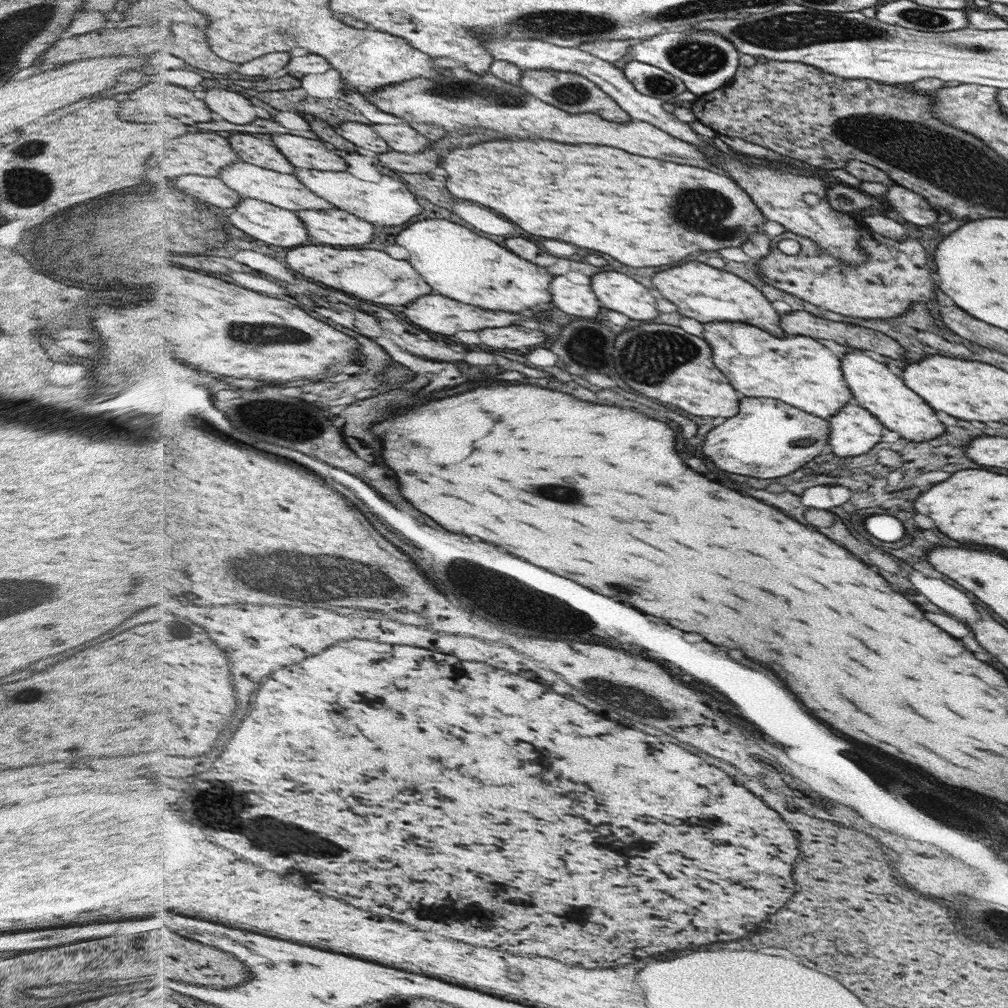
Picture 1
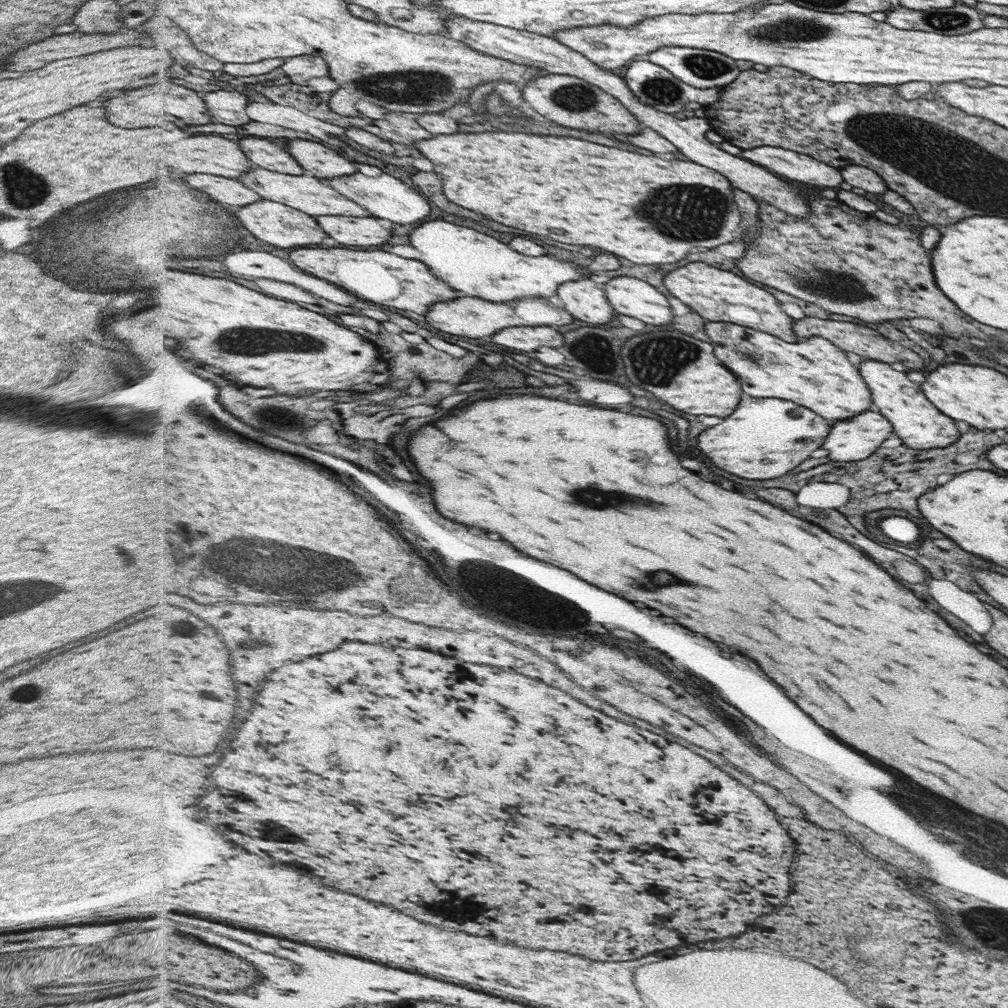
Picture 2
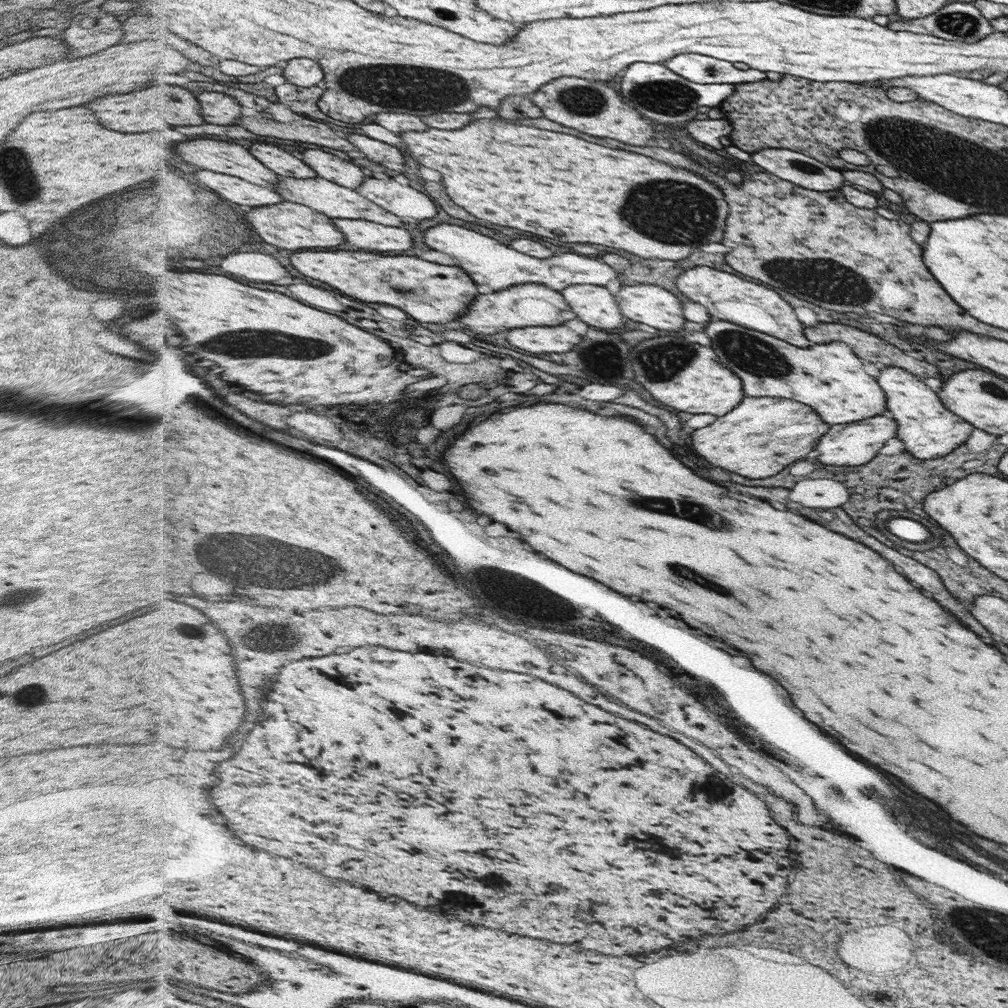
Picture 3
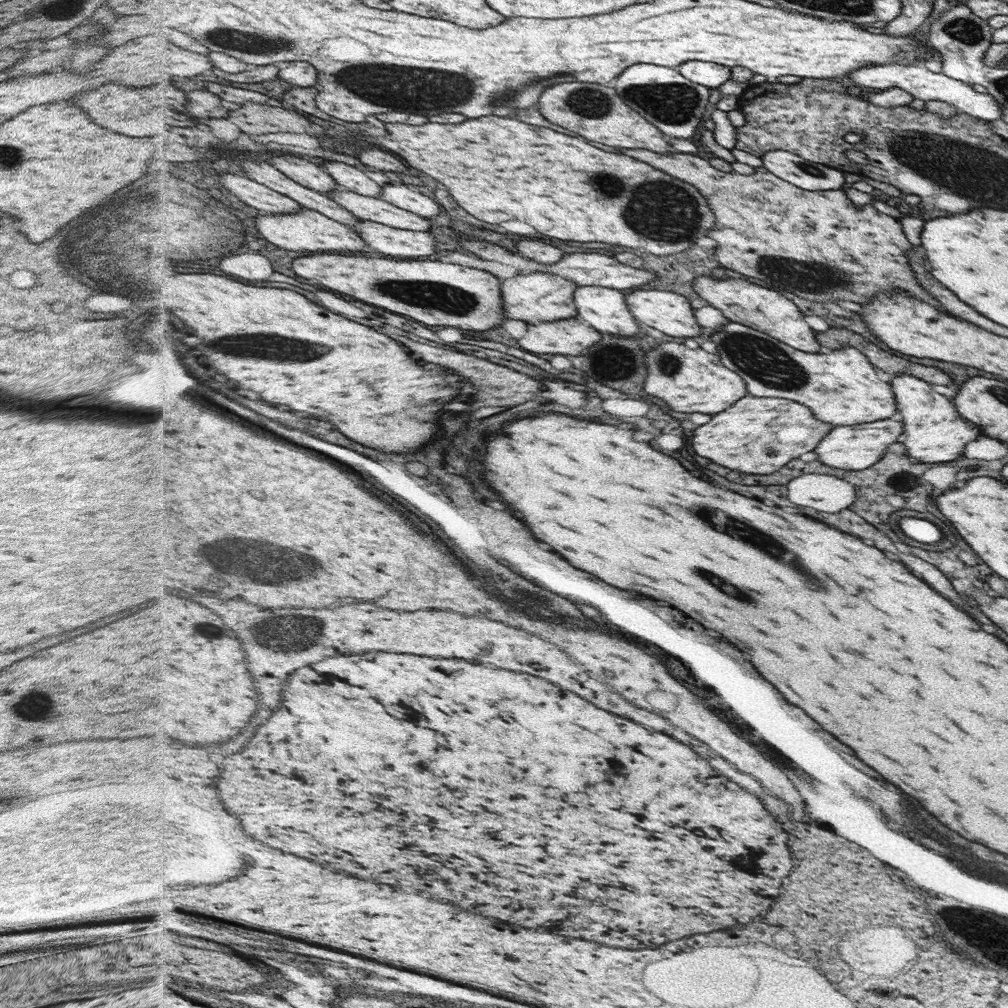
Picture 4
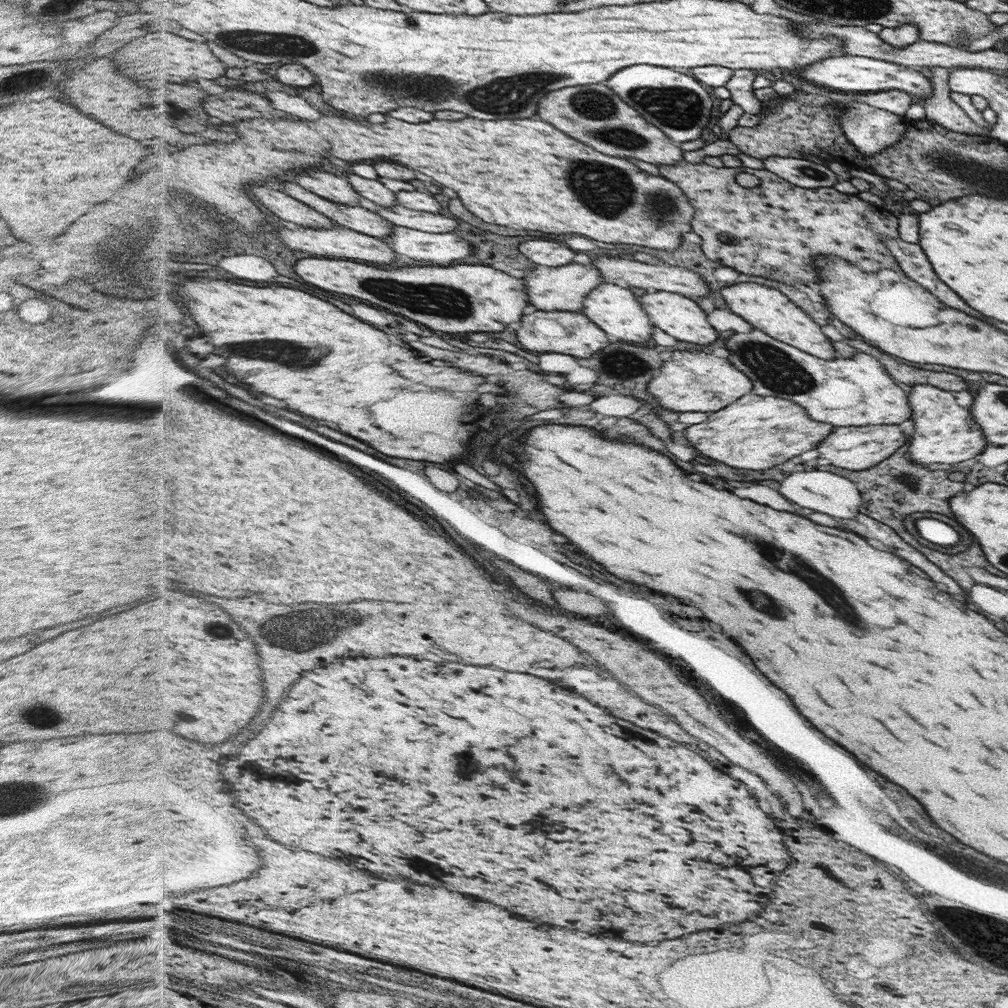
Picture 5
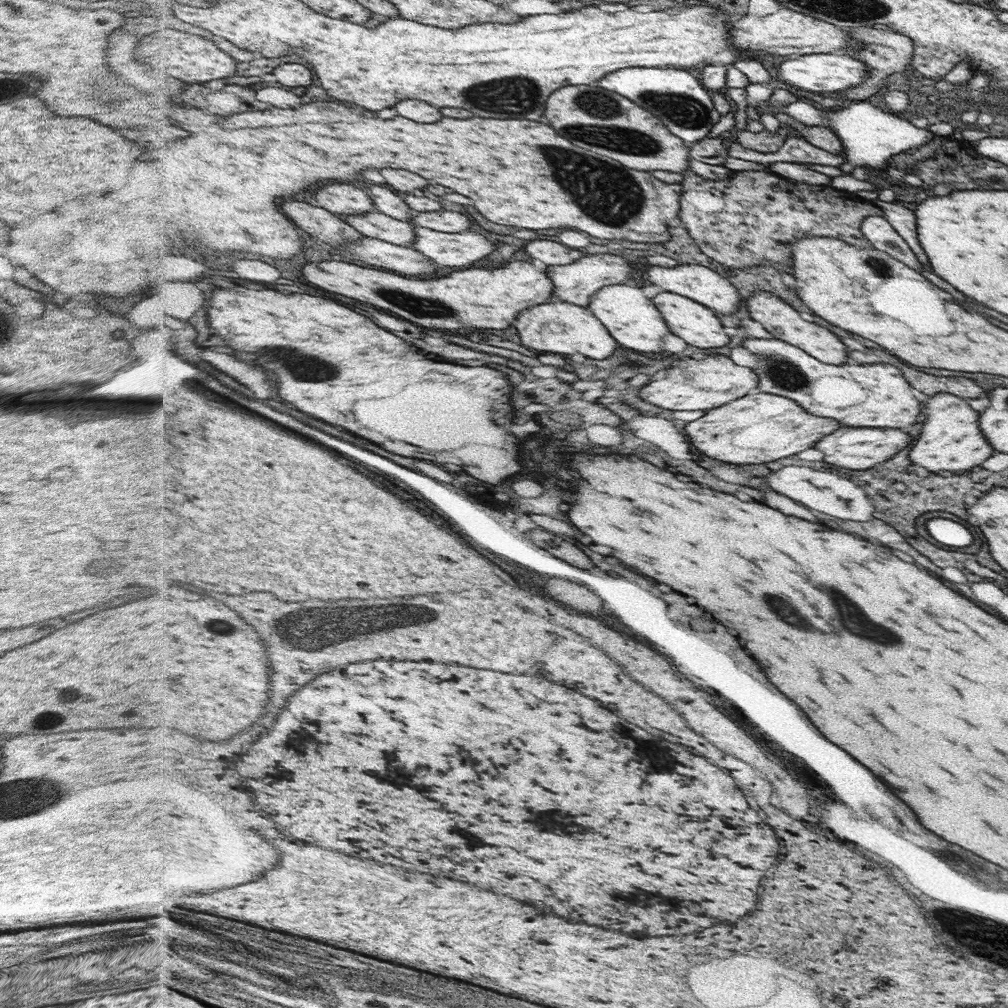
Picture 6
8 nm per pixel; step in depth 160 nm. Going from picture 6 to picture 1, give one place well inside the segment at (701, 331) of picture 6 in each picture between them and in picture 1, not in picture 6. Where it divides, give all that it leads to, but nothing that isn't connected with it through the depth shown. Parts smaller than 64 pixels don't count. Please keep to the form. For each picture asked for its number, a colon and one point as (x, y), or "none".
1: (618, 292)
2: (631, 297)
3: (652, 305)
4: (669, 312)
5: (678, 316)

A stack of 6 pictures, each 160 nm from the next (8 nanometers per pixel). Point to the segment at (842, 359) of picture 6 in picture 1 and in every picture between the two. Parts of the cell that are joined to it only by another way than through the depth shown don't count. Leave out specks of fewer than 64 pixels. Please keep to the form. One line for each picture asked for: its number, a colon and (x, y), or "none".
1: (701, 292)
2: (718, 295)
3: (726, 296)
4: (759, 307)
5: (767, 309)

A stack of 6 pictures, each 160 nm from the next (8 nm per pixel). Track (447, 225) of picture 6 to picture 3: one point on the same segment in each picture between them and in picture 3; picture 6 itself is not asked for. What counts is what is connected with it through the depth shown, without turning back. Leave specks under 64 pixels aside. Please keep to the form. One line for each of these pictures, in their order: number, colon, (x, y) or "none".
3: (337, 201)
4: (365, 207)
5: (400, 215)

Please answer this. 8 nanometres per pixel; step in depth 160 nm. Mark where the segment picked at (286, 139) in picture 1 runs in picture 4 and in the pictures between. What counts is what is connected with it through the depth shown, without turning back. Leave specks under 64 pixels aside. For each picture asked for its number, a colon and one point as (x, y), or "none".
2: (322, 161)
3: (328, 165)
4: (349, 177)

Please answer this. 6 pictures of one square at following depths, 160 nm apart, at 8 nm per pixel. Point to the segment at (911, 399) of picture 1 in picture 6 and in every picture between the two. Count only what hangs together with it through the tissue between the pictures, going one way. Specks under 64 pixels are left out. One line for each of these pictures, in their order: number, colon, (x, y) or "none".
2: (920, 426)
3: (928, 430)
4: (935, 432)
5: (944, 433)
6: (950, 439)

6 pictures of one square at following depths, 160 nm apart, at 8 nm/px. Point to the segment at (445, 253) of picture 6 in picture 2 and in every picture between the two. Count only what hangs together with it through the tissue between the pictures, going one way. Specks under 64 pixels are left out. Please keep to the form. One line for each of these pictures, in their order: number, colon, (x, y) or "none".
2: (351, 231)
3: (369, 235)
4: (395, 241)
5: (444, 249)

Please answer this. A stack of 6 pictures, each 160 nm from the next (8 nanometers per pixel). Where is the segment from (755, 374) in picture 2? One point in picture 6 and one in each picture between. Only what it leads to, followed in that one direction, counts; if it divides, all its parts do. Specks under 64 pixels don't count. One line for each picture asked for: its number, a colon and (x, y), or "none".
3: (830, 377)
4: (841, 385)
5: (853, 391)
6: (861, 395)

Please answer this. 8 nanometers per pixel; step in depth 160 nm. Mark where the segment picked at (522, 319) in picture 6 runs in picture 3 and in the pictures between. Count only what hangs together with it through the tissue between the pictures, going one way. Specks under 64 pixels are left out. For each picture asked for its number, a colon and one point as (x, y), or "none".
3: (558, 338)
4: (567, 337)
5: (565, 332)

